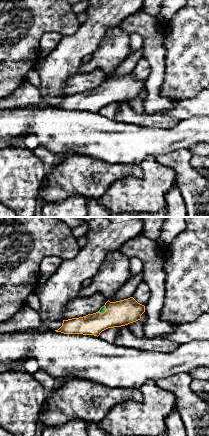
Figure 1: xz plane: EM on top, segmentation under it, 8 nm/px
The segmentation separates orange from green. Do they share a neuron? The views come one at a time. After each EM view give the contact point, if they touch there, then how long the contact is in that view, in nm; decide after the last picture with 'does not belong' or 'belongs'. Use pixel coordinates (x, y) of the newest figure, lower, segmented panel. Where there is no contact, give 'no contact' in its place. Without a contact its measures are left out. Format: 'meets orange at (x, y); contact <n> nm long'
meets orange at (105, 311); contact 80 nm long

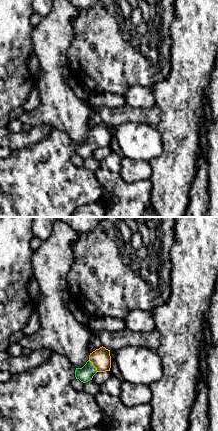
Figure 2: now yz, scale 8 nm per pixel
meets orange at (93, 365); contact 120 nm long

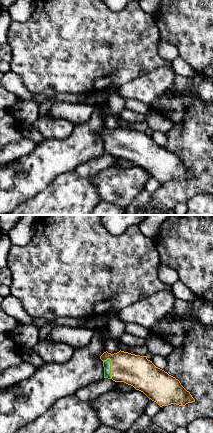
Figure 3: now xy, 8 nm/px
meets orange at (111, 368); contact 170 nm long

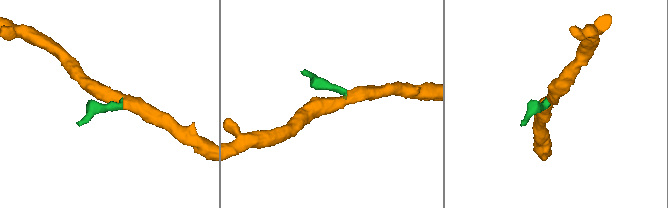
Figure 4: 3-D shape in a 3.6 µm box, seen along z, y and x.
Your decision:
belongs

